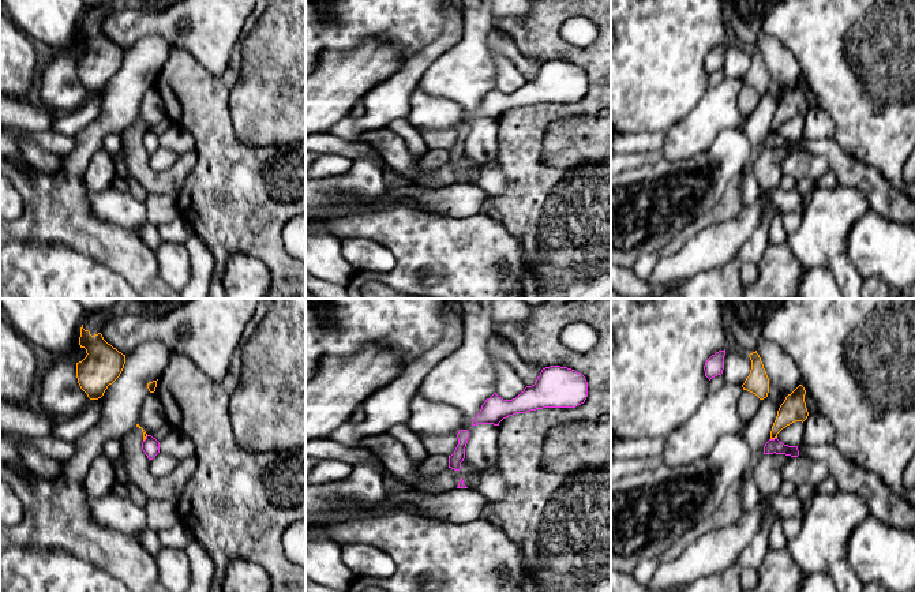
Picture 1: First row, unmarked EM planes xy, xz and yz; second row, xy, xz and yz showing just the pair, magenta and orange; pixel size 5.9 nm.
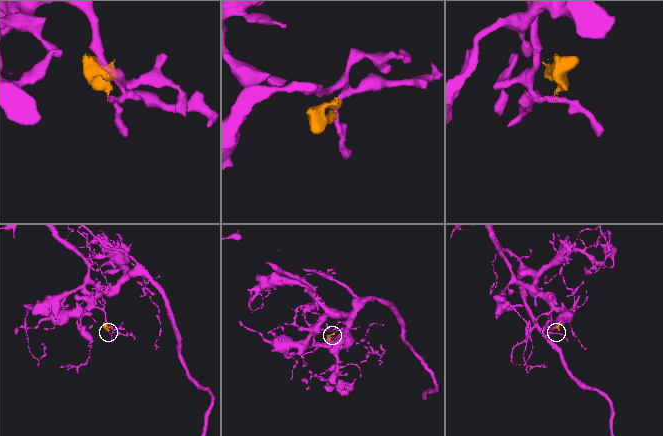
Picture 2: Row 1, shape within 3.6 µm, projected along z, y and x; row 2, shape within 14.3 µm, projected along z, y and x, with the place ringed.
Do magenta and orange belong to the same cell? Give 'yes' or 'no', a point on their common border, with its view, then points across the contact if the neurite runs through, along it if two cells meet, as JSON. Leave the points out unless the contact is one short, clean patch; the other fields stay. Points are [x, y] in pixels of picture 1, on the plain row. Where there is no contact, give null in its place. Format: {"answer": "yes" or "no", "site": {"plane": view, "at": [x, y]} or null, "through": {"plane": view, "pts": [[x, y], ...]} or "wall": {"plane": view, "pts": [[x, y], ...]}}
{"answer": "no", "site": {"plane": "yz", "at": [775, 132]}, "wall": {"plane": "yz", "pts": [[776, 131], [771, 134]]}}

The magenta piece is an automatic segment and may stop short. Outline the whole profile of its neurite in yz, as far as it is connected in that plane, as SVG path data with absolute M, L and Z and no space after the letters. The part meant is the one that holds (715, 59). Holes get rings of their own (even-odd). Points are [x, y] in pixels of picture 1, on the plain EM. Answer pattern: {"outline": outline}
{"outline": "M725 44L716 46L715 49L712 49L706 55L706 57L704 60L704 65L705 65L705 71L709 75L712 72L723 68L723 64L724 64L724 50L725 50Z"}

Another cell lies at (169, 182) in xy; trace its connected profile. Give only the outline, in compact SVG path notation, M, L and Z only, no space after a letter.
M136 119L121 135L123 150L128 173L149 192L177 198L185 177L196 162L195 151L179 156L177 161L166 171L153 169L149 164L150 154L142 145L146 125Z

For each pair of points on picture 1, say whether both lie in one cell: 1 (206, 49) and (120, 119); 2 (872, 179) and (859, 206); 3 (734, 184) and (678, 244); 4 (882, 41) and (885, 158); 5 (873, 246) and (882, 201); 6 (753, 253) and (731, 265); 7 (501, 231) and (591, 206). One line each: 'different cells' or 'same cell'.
1: different cells
2: different cells
3: same cell
4: same cell
5: different cells
6: same cell
7: different cells

